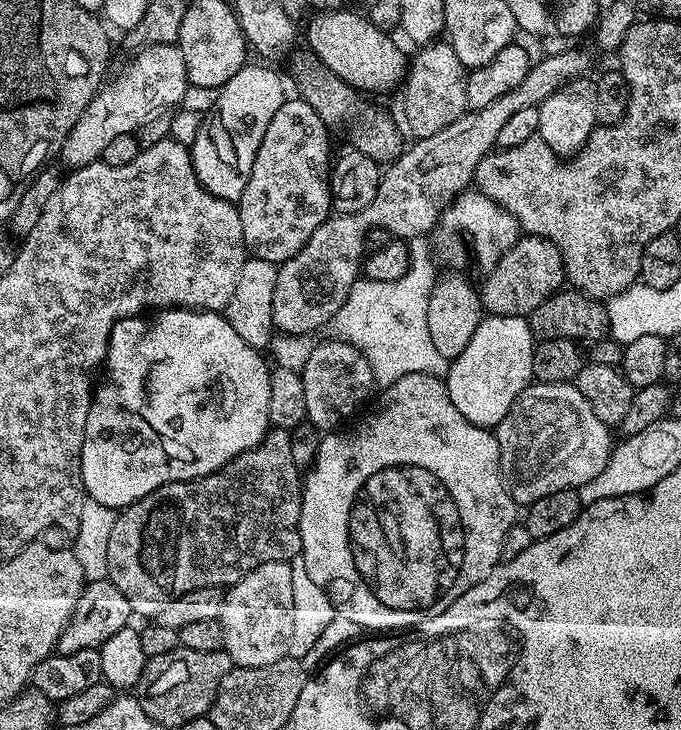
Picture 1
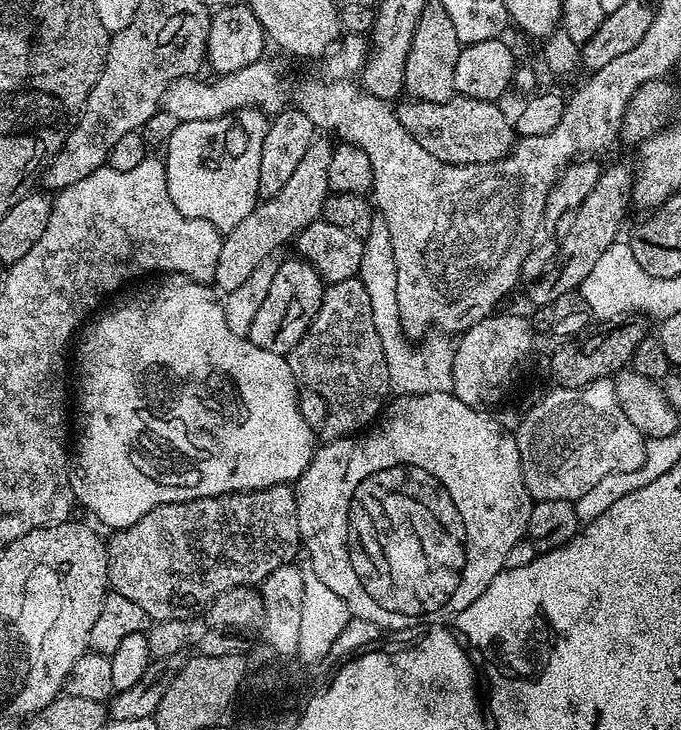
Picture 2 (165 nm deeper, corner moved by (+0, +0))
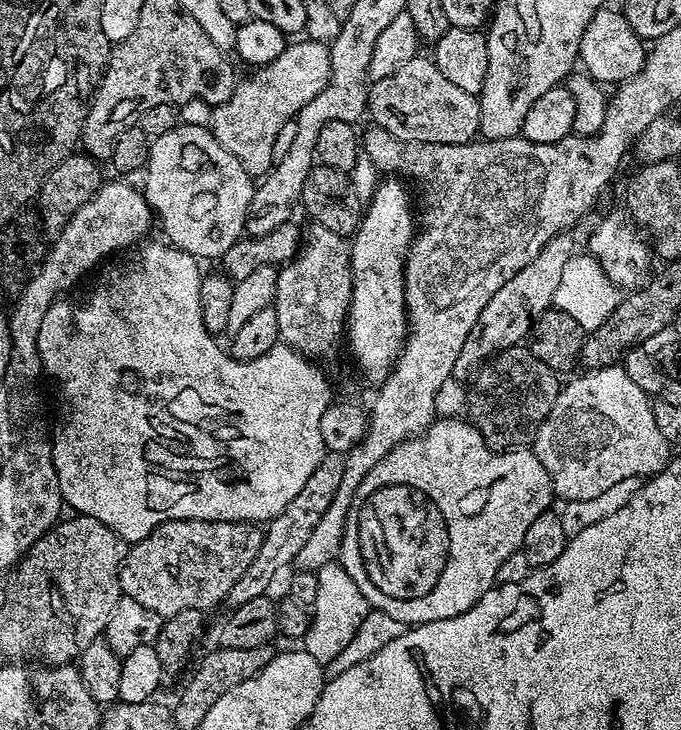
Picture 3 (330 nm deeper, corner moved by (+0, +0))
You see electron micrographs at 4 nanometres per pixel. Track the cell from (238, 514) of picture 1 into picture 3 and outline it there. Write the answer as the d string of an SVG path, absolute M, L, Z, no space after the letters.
M171 520L162 526L158 526L150 534L146 534L146 538L135 541L125 551L124 560L120 563L120 591L125 596L134 598L134 602L138 602L142 606L146 606L146 610L154 610L154 614L158 614L162 618L167 618L178 614L178 610L198 610L204 612L217 604L223 605L226 594L230 594L230 586L234 586L234 582L238 582L238 578L242 578L242 574L246 571L246 566L250 566L250 562L254 562L254 554L258 554L258 550L262 546L263 531L257 525L243 524L242 522L218 522L217 520Z

